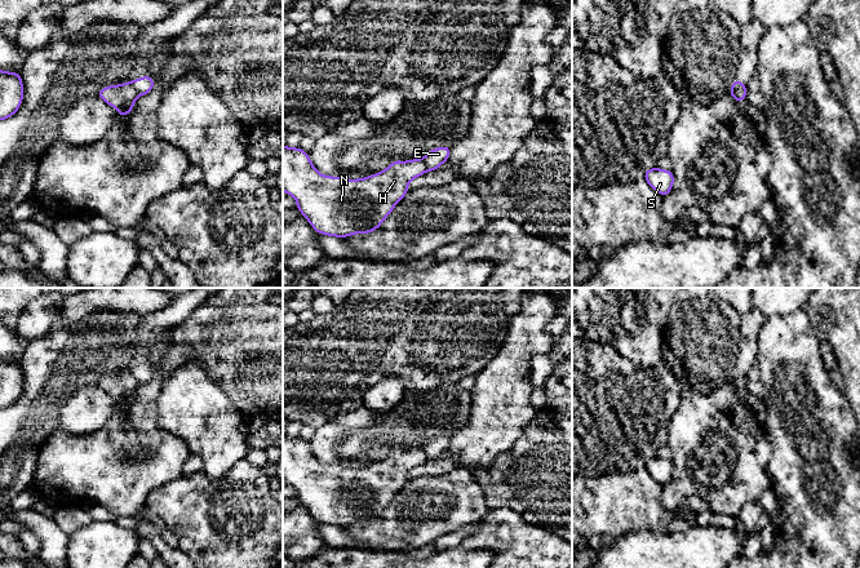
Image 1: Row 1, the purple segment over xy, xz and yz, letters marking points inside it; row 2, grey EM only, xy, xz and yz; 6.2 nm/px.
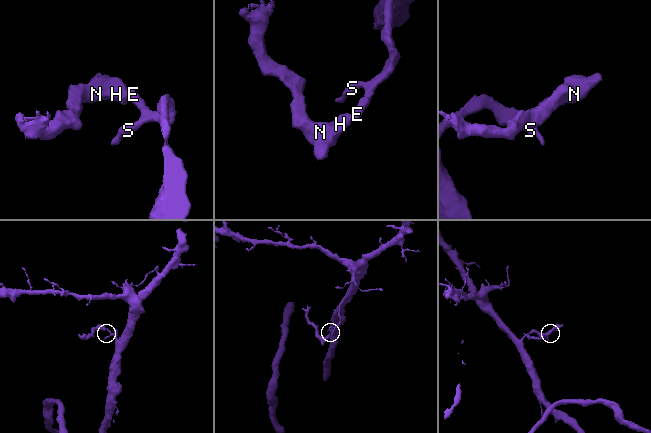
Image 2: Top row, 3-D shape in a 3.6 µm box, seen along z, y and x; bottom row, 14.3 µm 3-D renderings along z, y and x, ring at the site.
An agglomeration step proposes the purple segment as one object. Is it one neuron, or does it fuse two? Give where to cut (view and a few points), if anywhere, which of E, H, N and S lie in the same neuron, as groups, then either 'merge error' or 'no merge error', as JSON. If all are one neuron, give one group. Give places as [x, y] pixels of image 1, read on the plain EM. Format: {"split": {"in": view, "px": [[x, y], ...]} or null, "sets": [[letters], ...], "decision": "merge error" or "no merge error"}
{"split": {"in": "yz", "px": [[744, 373], [731, 384]]}, "sets": [["E", "S"], ["H", "N"]], "decision": "merge error"}

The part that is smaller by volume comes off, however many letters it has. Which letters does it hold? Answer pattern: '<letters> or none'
H, N

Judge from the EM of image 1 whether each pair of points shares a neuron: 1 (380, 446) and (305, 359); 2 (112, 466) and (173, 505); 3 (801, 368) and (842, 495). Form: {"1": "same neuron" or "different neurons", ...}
{"1": "different neurons", "2": "different neurons", "3": "same neuron"}

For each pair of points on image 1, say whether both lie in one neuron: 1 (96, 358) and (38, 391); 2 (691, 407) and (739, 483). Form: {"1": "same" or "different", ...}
{"1": "same", "2": "same"}

